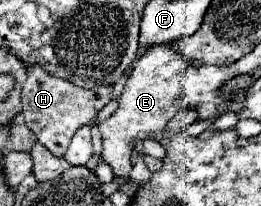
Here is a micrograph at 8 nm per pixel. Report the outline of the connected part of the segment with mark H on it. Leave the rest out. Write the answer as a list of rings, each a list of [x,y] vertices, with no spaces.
[[[42,66],[28,68],[28,80],[24,82],[21,95],[25,124],[28,124],[28,128],[36,134],[36,138],[58,158],[66,154],[72,134],[80,126],[90,124],[100,112],[100,108],[108,104],[108,100],[112,98],[110,88],[106,86],[96,86],[94,90],[86,90],[80,86],[74,86],[68,80],[50,76]]]

